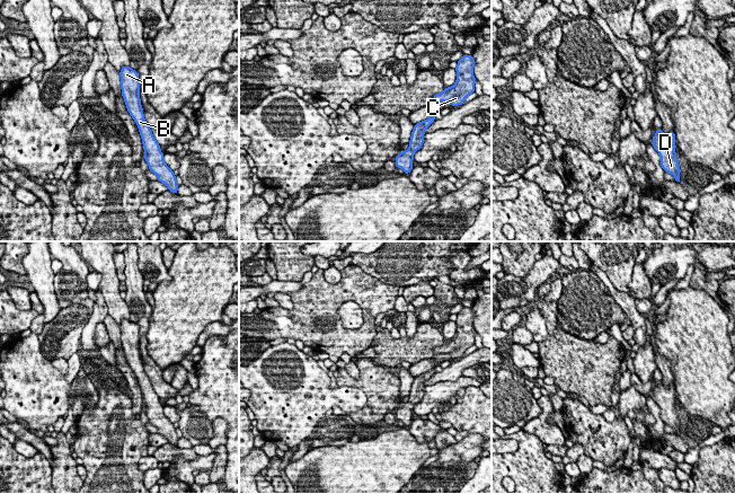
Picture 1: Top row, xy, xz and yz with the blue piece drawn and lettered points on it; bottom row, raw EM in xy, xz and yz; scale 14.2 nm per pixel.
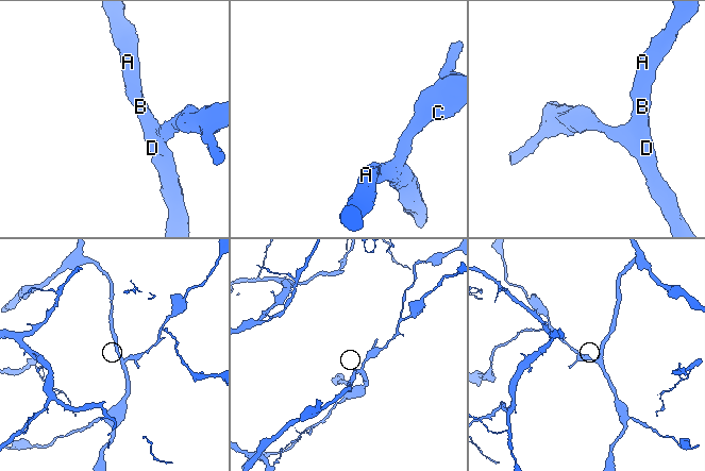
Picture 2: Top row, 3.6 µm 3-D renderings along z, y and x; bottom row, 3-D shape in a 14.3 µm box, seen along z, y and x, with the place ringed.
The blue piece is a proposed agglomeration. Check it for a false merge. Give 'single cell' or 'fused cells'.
single cell

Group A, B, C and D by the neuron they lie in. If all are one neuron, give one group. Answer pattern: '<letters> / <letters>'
A B C D

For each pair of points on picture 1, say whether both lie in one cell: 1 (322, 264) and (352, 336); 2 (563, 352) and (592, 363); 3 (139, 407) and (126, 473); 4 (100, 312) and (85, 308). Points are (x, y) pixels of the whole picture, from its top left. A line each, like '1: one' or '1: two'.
1: two
2: one
3: two
4: two

